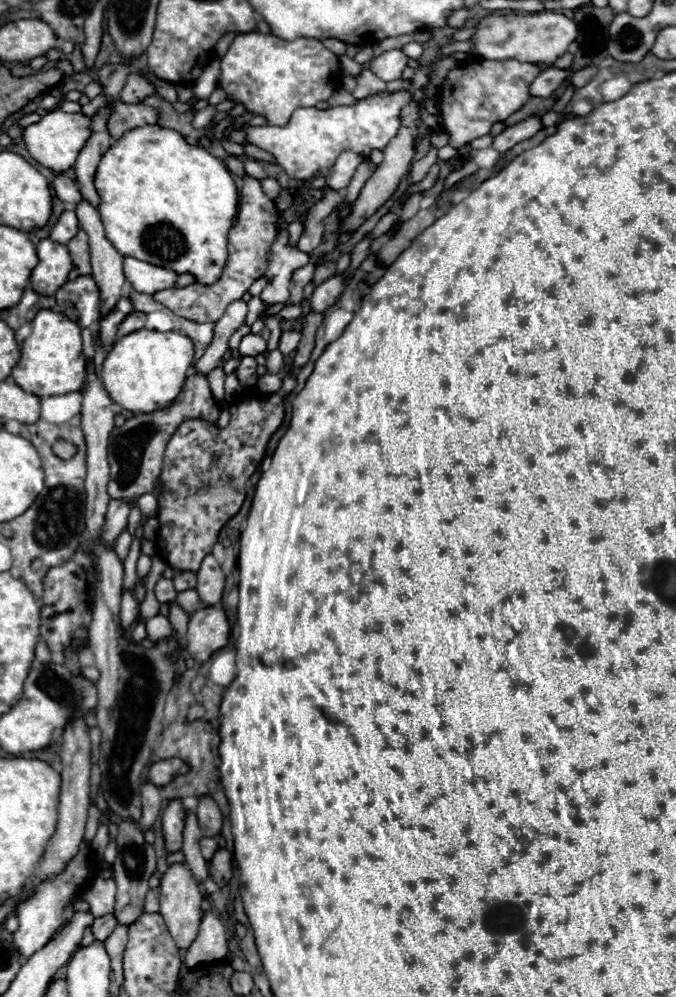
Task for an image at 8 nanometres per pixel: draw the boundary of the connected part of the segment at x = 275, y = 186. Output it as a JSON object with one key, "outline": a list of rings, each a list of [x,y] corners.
{"outline":[[[270,177],[262,179],[262,189],[264,189],[264,193],[266,193],[272,201],[276,201],[276,199],[280,197],[280,191],[282,191],[280,183],[278,183],[276,179],[270,179]]]}

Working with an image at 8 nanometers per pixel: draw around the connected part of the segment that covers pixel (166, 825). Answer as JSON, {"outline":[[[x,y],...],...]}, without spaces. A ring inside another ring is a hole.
{"outline":[[[180,799],[168,801],[162,813],[162,831],[166,839],[166,851],[178,851],[182,847],[182,831],[184,831],[186,809]]]}

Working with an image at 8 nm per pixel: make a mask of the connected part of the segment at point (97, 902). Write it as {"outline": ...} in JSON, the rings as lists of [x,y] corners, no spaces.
{"outline":[[[110,877],[110,879],[94,879],[84,897],[90,903],[92,915],[102,917],[114,911],[114,895],[116,895],[116,883]]]}

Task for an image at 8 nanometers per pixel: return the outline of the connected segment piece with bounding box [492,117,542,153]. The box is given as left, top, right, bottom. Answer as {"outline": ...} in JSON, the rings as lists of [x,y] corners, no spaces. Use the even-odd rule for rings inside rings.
{"outline":[[[530,117],[530,119],[526,119],[526,121],[520,121],[520,123],[512,125],[512,127],[506,127],[500,135],[494,137],[492,147],[494,147],[496,151],[504,153],[504,151],[512,149],[516,143],[520,143],[520,141],[530,139],[532,135],[536,135],[540,129],[542,129],[540,117]]]}

